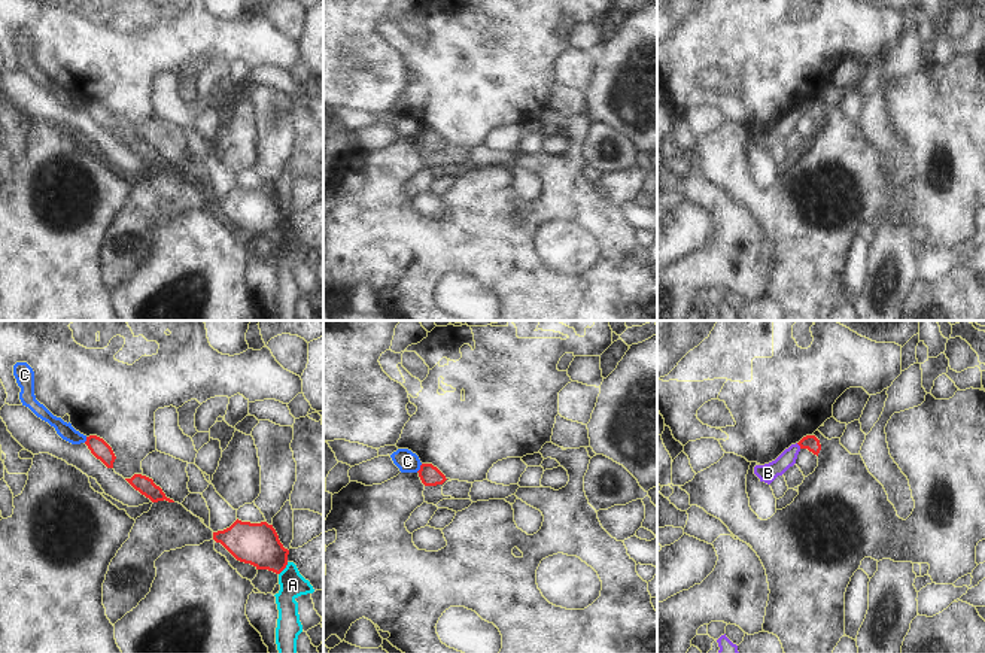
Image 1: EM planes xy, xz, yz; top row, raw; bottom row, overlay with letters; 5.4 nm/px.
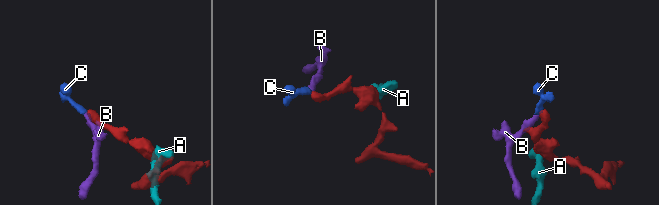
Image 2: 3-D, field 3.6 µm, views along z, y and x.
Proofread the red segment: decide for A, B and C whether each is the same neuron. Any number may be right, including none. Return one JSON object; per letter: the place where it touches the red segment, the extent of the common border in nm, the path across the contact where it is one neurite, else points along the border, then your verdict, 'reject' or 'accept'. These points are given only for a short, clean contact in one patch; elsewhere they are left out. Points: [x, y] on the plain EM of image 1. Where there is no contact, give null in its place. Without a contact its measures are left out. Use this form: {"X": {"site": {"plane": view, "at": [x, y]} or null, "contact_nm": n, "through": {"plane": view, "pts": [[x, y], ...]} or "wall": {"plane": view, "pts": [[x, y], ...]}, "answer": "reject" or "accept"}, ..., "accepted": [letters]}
{"A": {"site": {"plane": "xy", "at": [285, 233]}, "contact_nm": 90, "wall": {"plane": "xy", "pts": [[288, 228], [279, 240]]}, "answer": "reject"}, "B": {"site": {"plane": "yz", "at": [799, 111]}, "contact_nm": 40, "wall": {"plane": "yz", "pts": [[796, 109], [800, 114]]}, "answer": "reject"}, "C": {"site": {"plane": "xz", "at": [420, 134]}, "contact_nm": 60, "wall": {"plane": "xz", "pts": [[422, 130], [416, 137]]}, "answer": "reject"}, "accepted": []}

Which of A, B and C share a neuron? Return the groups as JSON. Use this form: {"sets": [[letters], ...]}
{"sets": [["A"], ["B", "C"]]}

